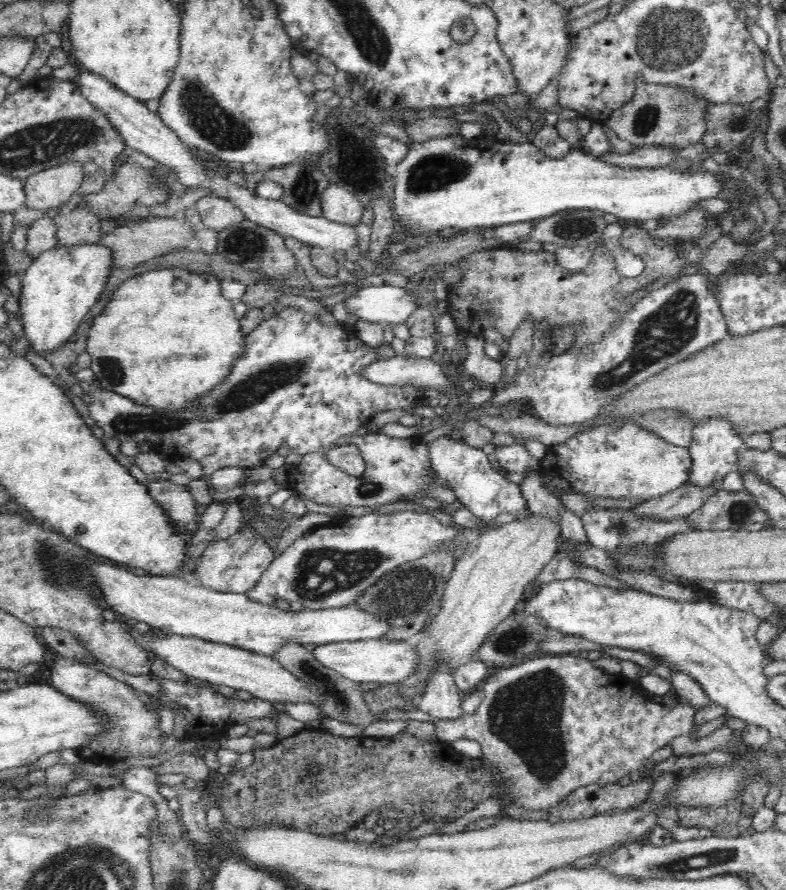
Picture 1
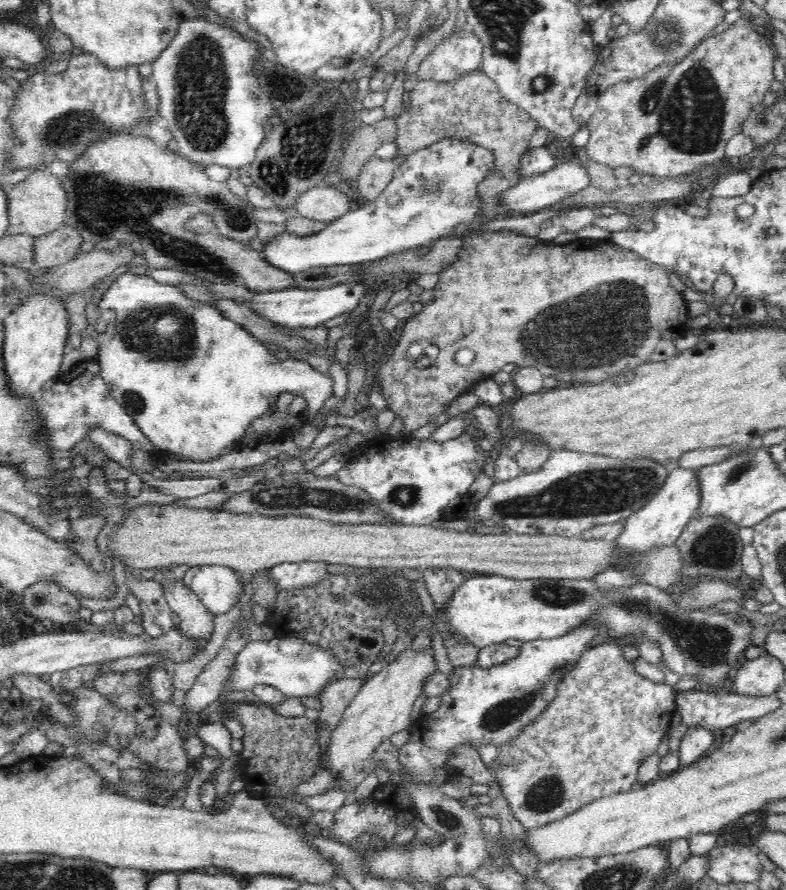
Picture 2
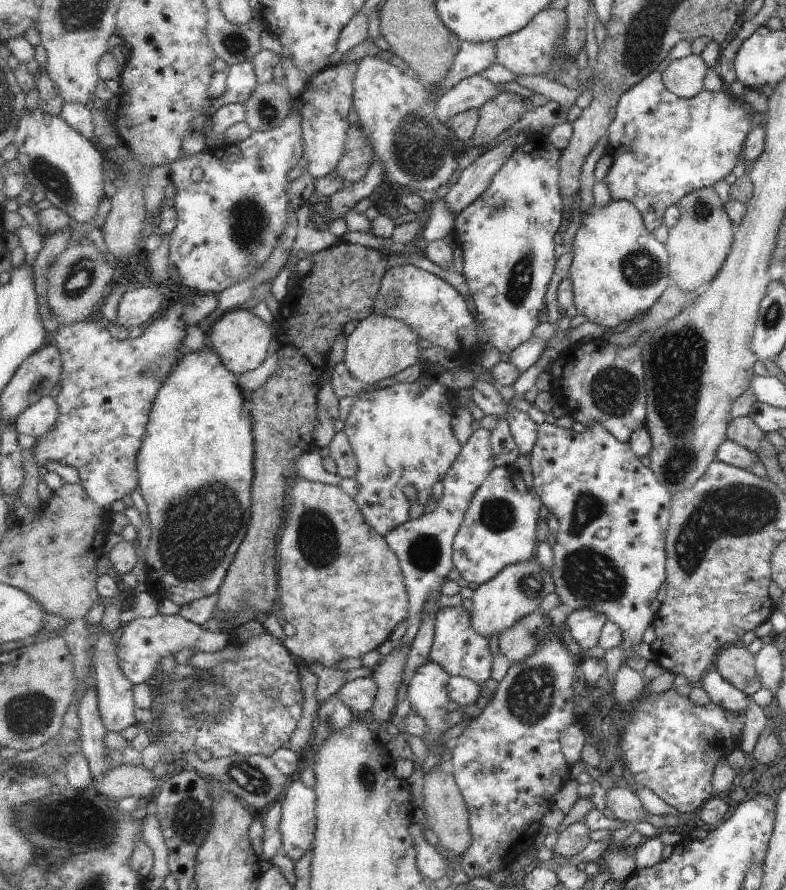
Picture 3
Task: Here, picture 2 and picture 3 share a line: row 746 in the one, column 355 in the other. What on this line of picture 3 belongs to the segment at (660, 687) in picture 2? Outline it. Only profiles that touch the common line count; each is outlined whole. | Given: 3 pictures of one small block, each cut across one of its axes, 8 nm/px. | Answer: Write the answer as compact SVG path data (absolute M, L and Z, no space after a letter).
M301 477L295 478L293 486L286 494L286 514L279 539L279 556L279 592L282 594L279 612L283 614L286 621L291 623L297 631L294 637L287 637L283 644L295 656L304 659L305 662L311 664L318 662L327 668L335 668L338 662L347 660L347 658L361 659L364 654L378 650L384 642L389 640L389 636L395 630L395 626L399 622L403 622L403 620L407 620L410 616L410 594L407 590L406 578L400 565L399 557L391 550L386 538L371 528L358 502L350 494L347 494L339 484L328 485L309 481Z

